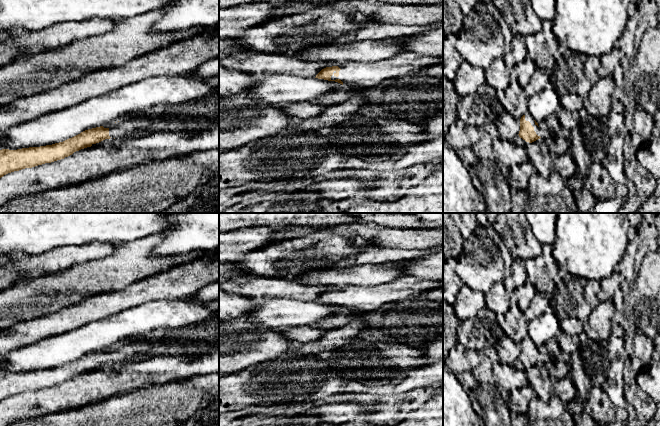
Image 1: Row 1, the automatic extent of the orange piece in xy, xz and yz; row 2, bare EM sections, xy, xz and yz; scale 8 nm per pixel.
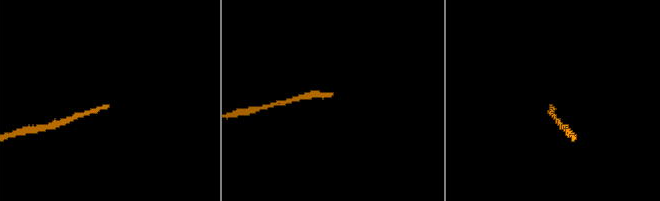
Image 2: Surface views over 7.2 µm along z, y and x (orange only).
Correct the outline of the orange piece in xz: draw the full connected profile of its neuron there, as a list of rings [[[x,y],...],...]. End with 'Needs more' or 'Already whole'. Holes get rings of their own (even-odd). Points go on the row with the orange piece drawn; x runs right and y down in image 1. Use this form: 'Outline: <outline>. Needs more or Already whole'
Outline: [[[404,51],[386,59],[326,67],[315,78],[335,81],[357,90],[376,87],[386,79],[417,75],[422,69],[440,63],[443,63],[443,57],[419,56]]]. Needs more

